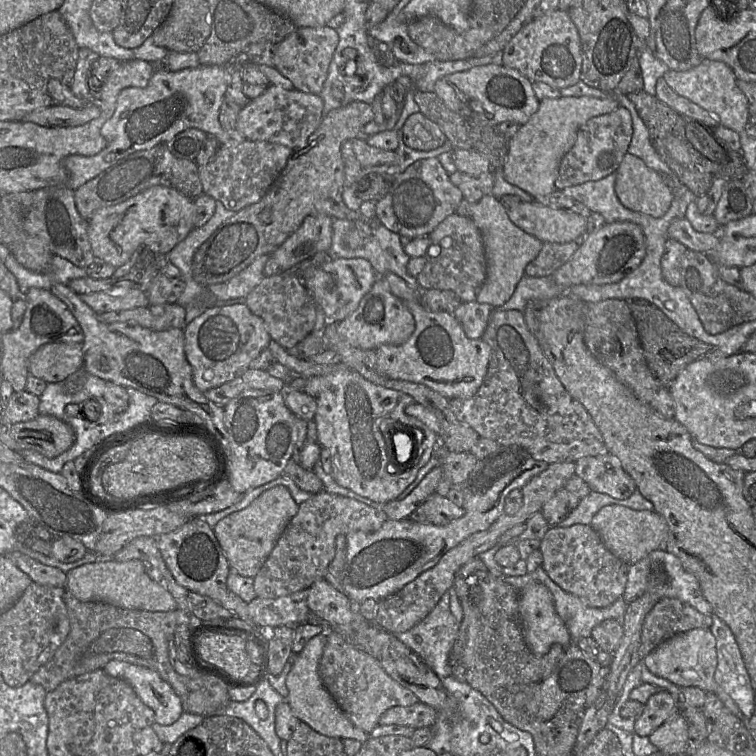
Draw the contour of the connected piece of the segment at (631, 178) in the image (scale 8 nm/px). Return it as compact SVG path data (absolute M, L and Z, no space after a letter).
M626 153L615 174L615 193L626 208L654 218L669 210L674 200L672 190L640 158Z

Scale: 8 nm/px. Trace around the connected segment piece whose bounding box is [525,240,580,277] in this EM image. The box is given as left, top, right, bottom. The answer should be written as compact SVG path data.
M580 240L568 243L543 243L537 257L526 266L525 275L530 277L552 275L572 257L579 245Z

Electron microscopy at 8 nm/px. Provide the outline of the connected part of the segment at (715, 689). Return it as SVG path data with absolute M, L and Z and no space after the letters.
M694 628L678 633L663 641L641 661L654 675L677 686L698 687L705 693L715 694L733 715L743 719L737 704L714 680L717 667L716 639L709 628Z

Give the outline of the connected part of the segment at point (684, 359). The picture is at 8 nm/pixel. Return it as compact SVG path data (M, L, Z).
M642 298L628 299L626 302L637 326L646 364L654 378L664 387L669 388L688 364L715 351L711 345L684 333L652 302Z

